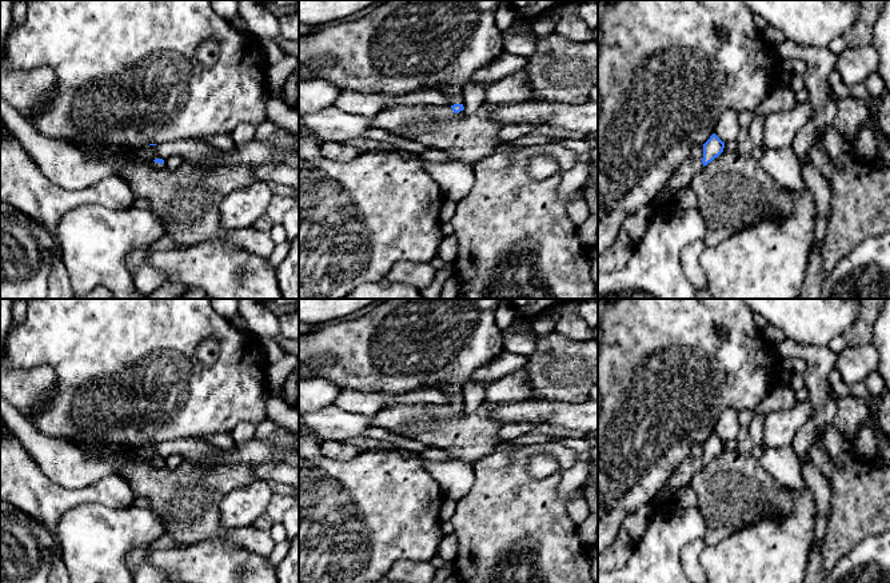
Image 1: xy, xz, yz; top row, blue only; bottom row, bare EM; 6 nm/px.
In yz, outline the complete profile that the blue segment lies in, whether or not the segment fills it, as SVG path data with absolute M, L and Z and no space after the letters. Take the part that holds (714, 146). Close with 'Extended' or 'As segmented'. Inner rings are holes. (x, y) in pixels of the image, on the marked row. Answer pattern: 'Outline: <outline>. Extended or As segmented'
Outline: M713 133L703 144L703 159L694 160L690 157L685 160L671 175L666 185L666 191L656 197L655 205L673 203L674 195L681 188L690 185L694 175L718 157L723 152L723 148L725 143L715 133Z. Extended

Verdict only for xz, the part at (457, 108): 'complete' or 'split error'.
split error

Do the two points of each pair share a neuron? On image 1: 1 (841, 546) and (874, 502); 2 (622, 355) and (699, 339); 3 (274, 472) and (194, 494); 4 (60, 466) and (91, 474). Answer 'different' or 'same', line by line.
1: same
2: same
3: different
4: same

